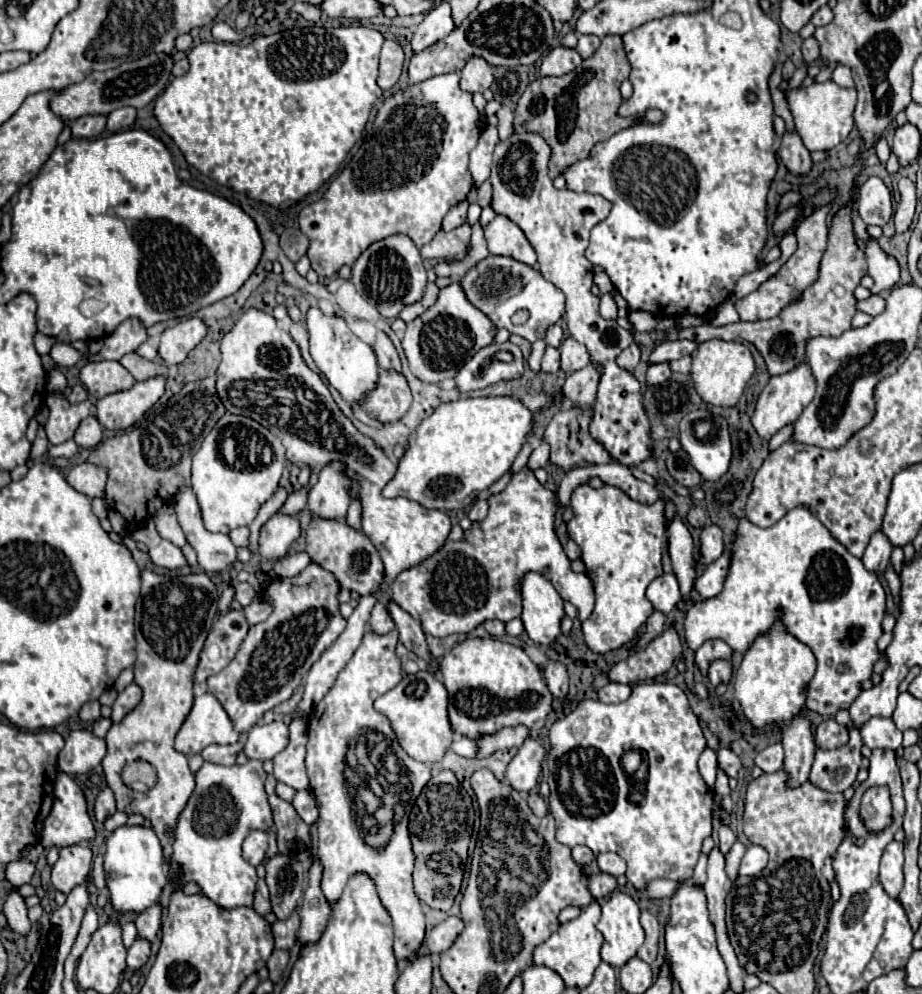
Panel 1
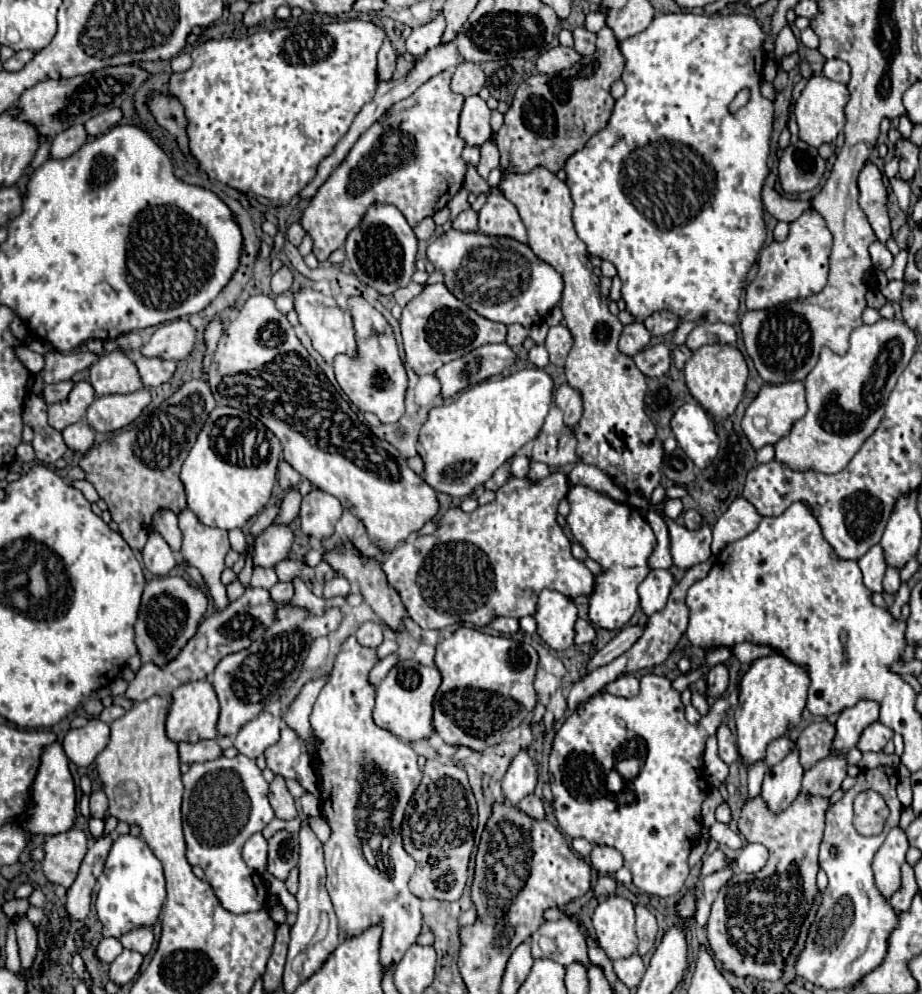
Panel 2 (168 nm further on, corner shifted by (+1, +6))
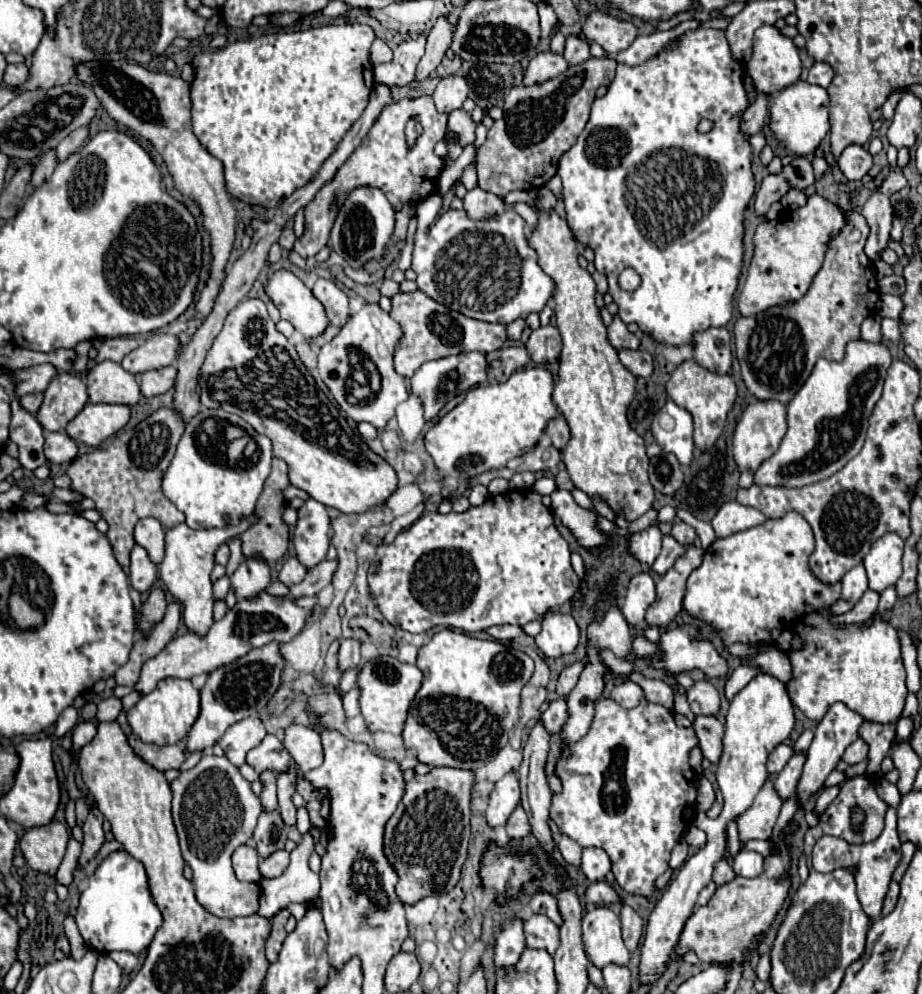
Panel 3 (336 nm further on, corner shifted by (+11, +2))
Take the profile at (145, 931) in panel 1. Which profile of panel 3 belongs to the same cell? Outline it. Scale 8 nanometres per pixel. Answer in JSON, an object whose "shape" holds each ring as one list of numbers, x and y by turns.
{"shape":[[111,952,109,956,119,964,119,968,121,968,123,974,129,974,129,972,139,964,137,956,133,956,133,954,129,954,129,952]]}

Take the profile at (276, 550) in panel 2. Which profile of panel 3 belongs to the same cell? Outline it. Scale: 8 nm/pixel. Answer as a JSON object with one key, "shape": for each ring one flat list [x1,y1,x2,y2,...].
{"shape":[[247,558,239,564,235,574,231,576,231,588,241,598,255,598,259,592,263,592,271,584,269,566,261,558]]}

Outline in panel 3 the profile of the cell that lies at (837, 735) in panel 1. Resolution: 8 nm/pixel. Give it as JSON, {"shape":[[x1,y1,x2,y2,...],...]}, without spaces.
{"shape":[[793,754,793,758,787,762,787,766,777,774,773,788,777,790,777,794,779,794,781,800,787,800,787,798,793,796,795,786,797,786,799,778,801,778,803,762,805,762,803,754]]}

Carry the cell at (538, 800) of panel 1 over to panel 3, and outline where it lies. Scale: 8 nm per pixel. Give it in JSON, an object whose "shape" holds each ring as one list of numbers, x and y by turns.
{"shape":[[517,806,517,808,515,808,515,812,513,812,513,814,509,816,509,820,507,820,505,830,507,830,507,834,509,834,511,840,521,840,521,838,525,838,525,836,531,832,529,818,527,818,523,806]]}

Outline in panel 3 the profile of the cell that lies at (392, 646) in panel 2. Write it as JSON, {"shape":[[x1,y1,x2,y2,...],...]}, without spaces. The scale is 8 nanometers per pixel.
{"shape":[[351,668,351,670,347,670,347,672,343,674,343,678,341,678,339,686,335,688,335,692,337,692,339,696,347,694,347,692,355,686,355,682,357,682,357,674,359,674,359,668]]}

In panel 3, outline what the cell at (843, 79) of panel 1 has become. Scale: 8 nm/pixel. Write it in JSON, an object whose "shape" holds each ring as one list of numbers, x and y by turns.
{"shape":[[815,62,813,68,809,70,809,82,811,84,819,84,823,88,827,88,831,84,833,76,835,76,833,68,829,64,825,64,825,62]]}

